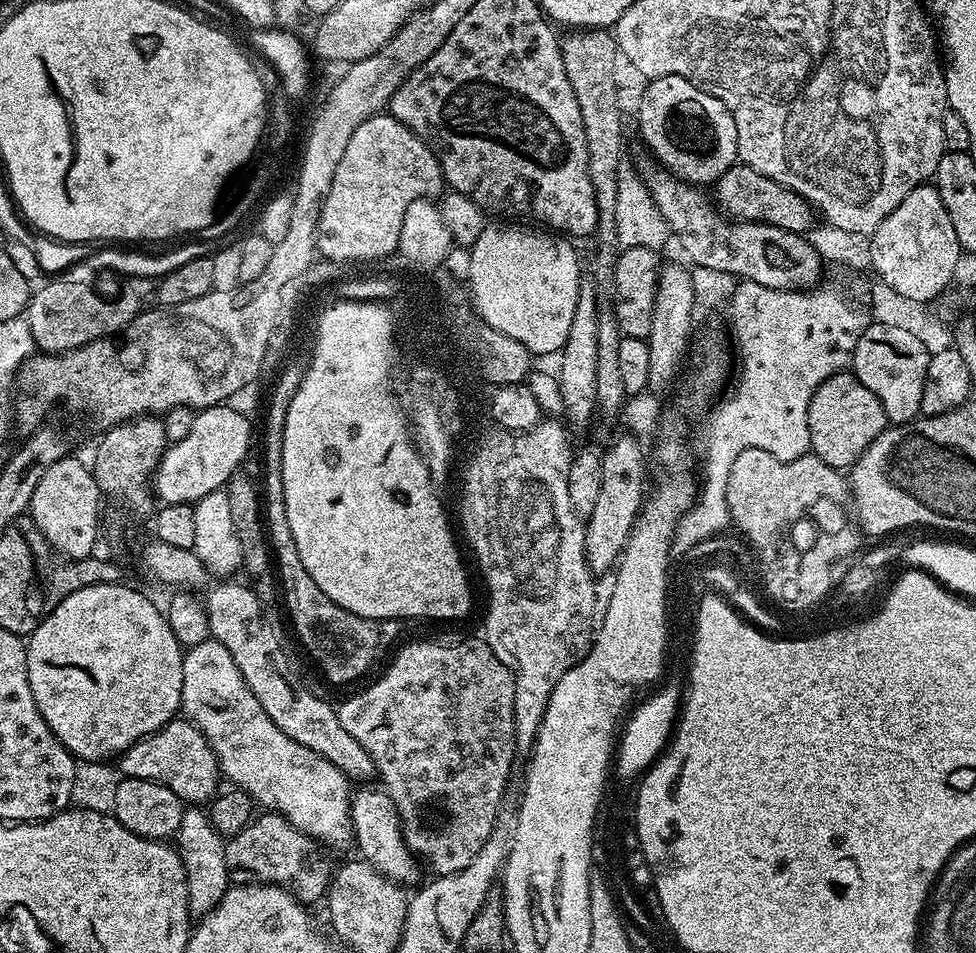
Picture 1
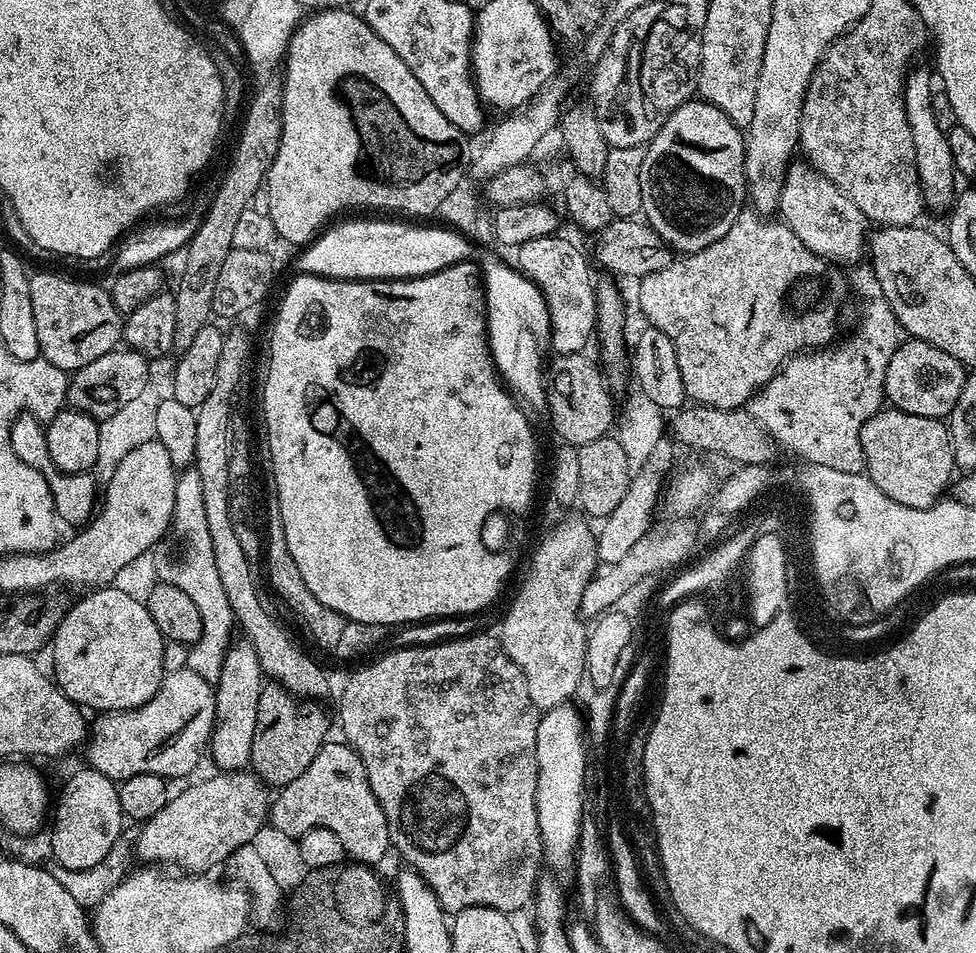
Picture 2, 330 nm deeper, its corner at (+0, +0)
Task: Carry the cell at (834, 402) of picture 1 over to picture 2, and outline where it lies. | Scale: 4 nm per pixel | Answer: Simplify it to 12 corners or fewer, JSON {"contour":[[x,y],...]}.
{"contour":[[888,406],[862,426],[866,475],[902,506],[939,504],[948,425]]}

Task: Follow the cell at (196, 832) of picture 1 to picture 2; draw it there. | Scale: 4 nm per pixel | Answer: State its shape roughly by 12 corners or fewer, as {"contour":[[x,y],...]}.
{"contour":[[229,644],[214,681],[207,755],[251,765],[262,673],[254,646]]}

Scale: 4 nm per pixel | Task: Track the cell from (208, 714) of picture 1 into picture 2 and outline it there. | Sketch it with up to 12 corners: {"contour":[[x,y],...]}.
{"contour":[[183,668],[131,712],[90,724],[87,767],[184,776],[205,755],[216,694]]}

